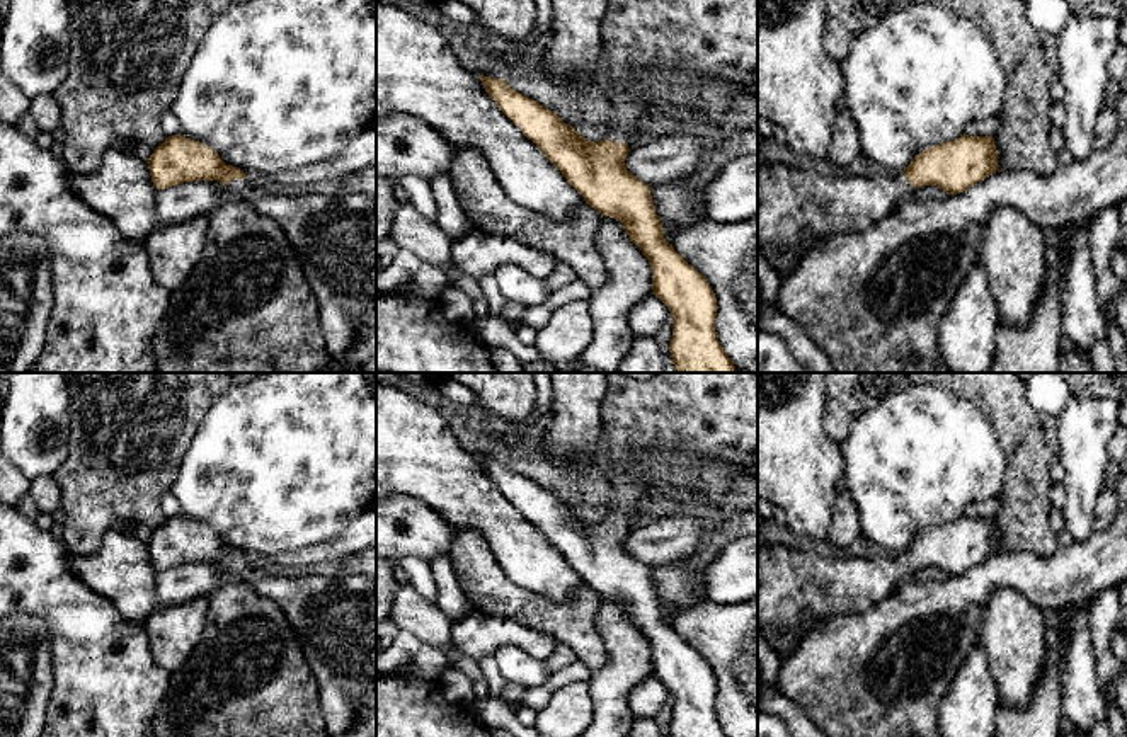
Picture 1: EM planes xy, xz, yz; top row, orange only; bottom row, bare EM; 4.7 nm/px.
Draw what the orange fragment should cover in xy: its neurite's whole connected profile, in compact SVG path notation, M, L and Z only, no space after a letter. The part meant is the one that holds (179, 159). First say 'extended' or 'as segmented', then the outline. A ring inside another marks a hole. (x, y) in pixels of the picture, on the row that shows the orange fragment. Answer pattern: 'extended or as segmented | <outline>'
extended | M182 134L167 136L146 160L153 186L167 189L192 180L218 180L233 199L274 220L291 242L310 288L318 301L318 315L327 352L344 357L364 320L376 313L376 197L339 196L330 189L318 194L276 196L260 192L245 180L243 170L226 165L209 146Z

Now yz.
extended | M969 134L923 150L897 177L822 177L810 167L768 162L758 172L758 245L769 266L785 277L805 254L805 233L817 242L836 233L863 231L884 221L897 201L916 187L936 186L948 196L960 194L998 170L994 138Z

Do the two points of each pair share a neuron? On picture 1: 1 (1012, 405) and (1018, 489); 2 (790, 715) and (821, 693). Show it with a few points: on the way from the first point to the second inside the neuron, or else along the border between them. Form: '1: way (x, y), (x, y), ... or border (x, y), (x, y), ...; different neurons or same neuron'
1: way (1018, 426), (1024, 433), (1024, 468); same neuron
2: border (780, 690), (811, 719); different neurons

